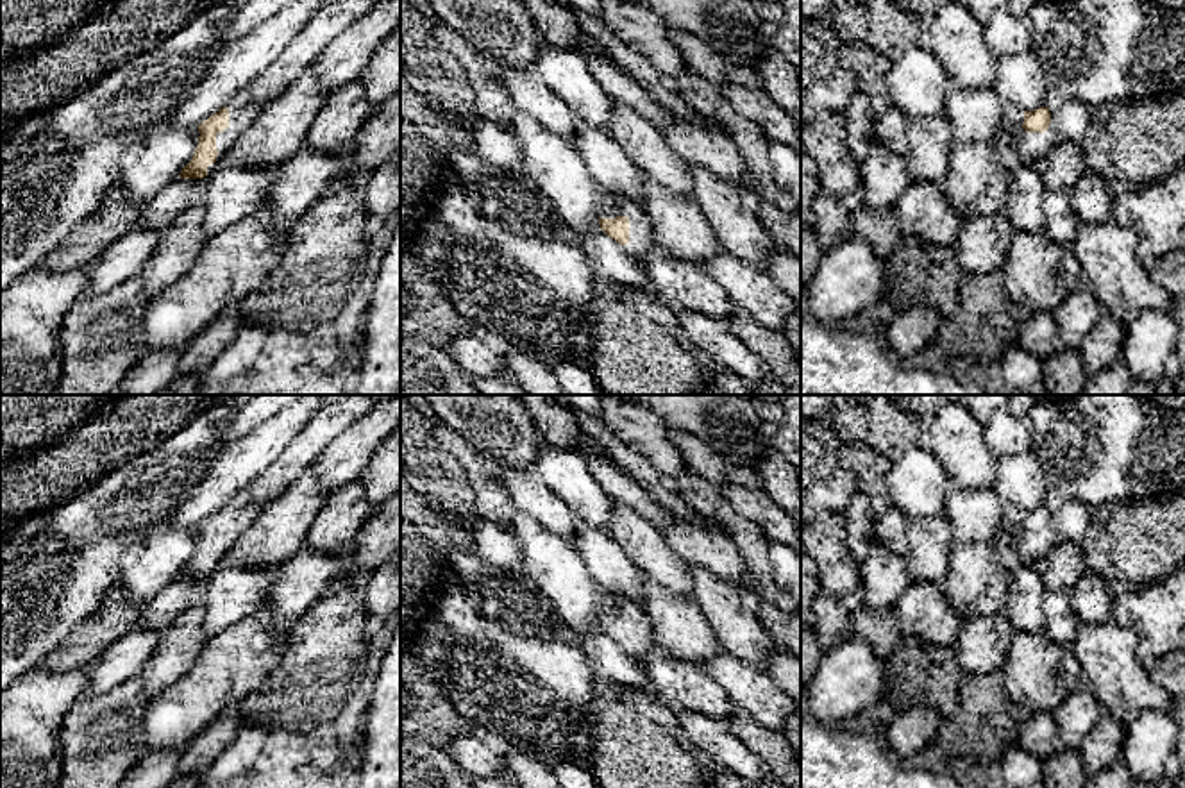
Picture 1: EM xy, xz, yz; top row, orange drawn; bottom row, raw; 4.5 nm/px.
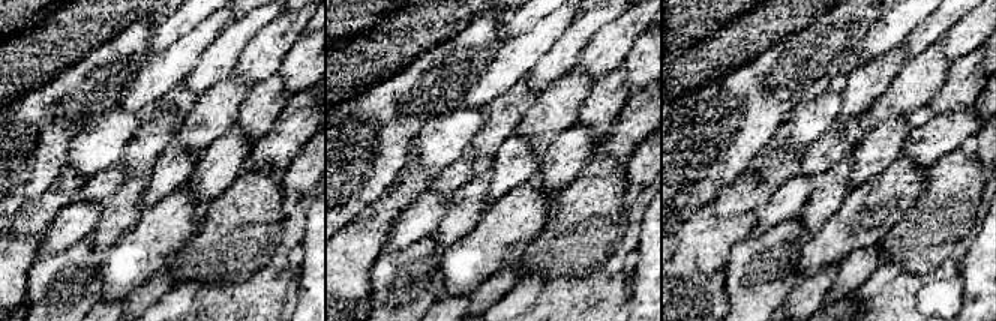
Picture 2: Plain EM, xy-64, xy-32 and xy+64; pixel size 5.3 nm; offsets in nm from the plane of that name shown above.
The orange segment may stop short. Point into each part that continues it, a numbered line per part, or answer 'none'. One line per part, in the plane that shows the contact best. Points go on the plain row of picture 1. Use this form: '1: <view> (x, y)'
1: xy (242, 510)

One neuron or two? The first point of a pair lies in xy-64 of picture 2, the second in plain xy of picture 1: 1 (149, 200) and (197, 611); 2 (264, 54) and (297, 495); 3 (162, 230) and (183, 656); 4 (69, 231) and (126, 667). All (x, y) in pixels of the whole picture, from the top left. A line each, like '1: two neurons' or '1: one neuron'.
1: two neurons
2: two neurons
3: two neurons
4: one neuron

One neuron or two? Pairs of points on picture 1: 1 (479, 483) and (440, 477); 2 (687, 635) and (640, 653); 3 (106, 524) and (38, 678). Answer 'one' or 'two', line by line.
1: one
2: two
3: two

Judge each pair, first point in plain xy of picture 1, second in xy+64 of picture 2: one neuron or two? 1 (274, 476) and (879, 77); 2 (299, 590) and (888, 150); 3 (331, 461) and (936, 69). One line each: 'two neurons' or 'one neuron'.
1: two neurons
2: two neurons
3: two neurons

